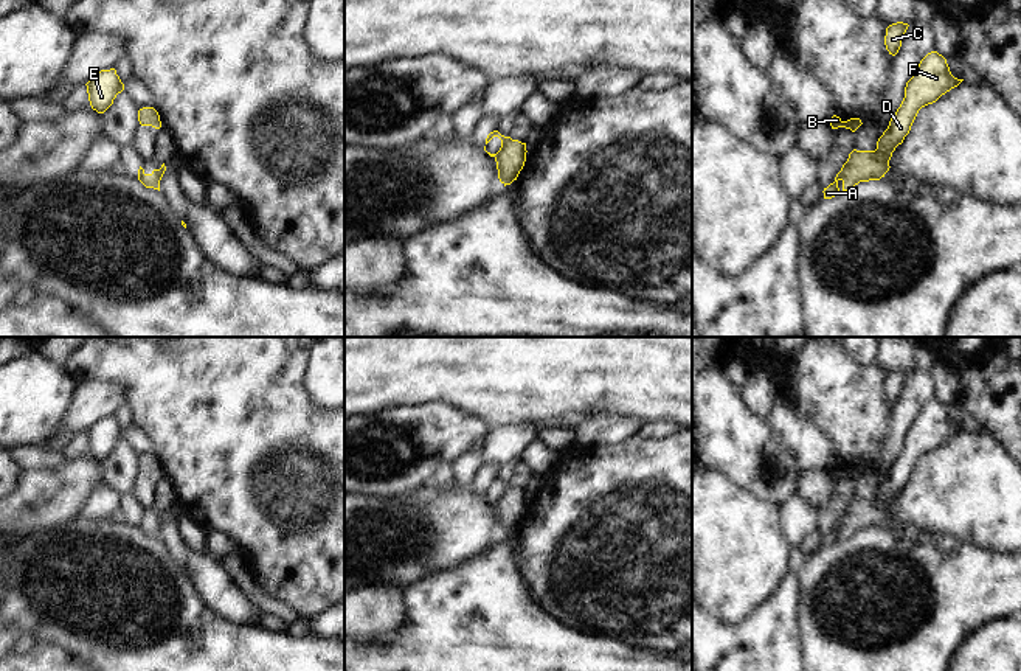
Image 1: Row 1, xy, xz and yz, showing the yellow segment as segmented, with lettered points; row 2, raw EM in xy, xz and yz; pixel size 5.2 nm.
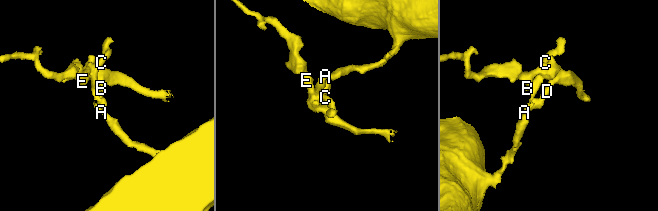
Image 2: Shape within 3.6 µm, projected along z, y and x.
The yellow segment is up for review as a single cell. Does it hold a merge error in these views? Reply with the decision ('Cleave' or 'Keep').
Cleave

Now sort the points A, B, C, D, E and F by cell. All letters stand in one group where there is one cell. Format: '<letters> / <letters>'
A / B C D E F

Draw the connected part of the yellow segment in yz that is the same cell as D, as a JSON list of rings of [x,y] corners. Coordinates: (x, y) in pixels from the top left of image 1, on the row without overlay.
[[[937,399],[928,401],[906,430],[905,446],[891,466],[888,477],[877,489],[875,499],[849,502],[843,513],[843,539],[852,537],[860,530],[880,528],[889,519],[889,508],[898,492],[909,482],[919,458],[936,450],[942,443],[957,435],[964,427],[951,422],[947,407]]]

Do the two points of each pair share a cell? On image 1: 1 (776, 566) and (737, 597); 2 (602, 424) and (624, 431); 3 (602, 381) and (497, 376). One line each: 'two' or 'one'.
1: one
2: one
3: one

